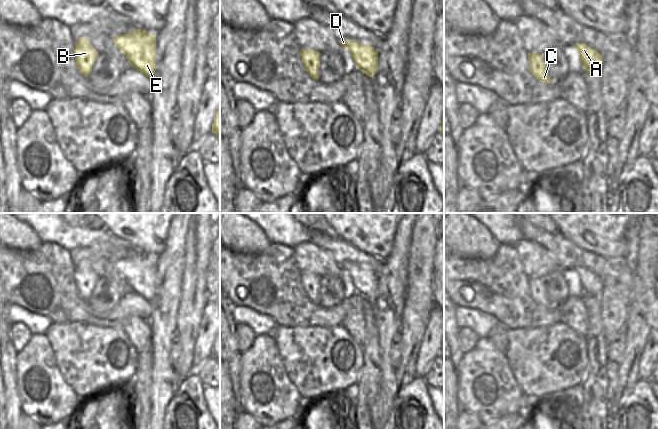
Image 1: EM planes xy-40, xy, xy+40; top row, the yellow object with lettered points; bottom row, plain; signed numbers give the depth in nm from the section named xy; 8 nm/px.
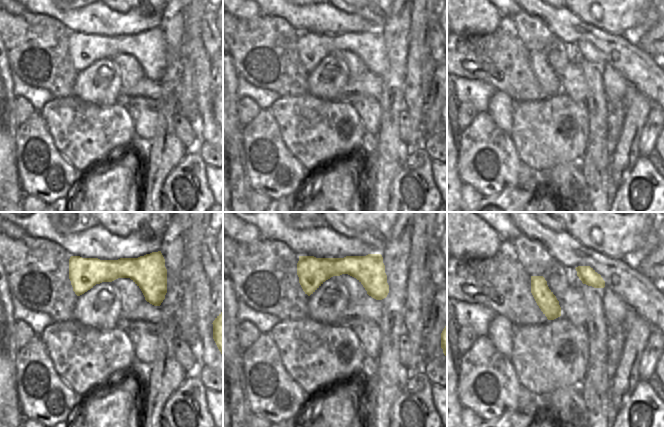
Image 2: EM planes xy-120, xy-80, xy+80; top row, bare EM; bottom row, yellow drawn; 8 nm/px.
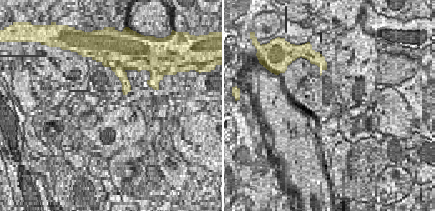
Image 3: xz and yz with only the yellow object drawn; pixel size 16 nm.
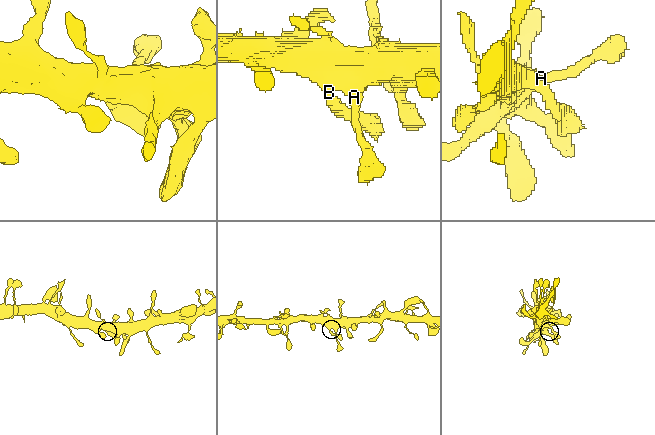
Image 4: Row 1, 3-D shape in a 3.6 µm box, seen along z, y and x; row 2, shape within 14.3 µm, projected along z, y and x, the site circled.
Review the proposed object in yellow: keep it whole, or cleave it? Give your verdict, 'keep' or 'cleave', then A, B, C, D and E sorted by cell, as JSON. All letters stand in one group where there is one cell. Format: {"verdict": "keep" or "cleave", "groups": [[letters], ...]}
{"verdict": "keep", "groups": [["A", "B", "C", "D", "E"]]}

